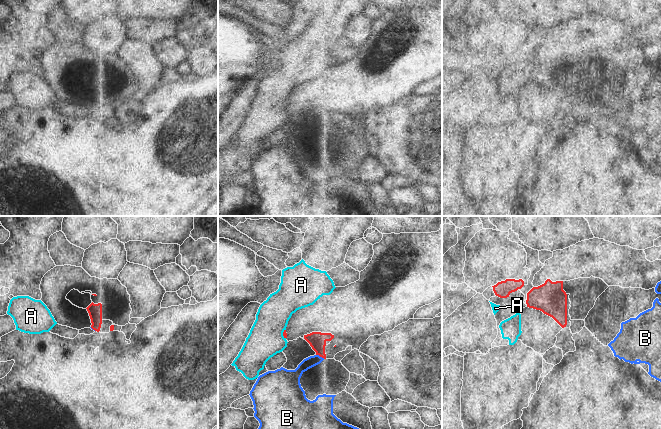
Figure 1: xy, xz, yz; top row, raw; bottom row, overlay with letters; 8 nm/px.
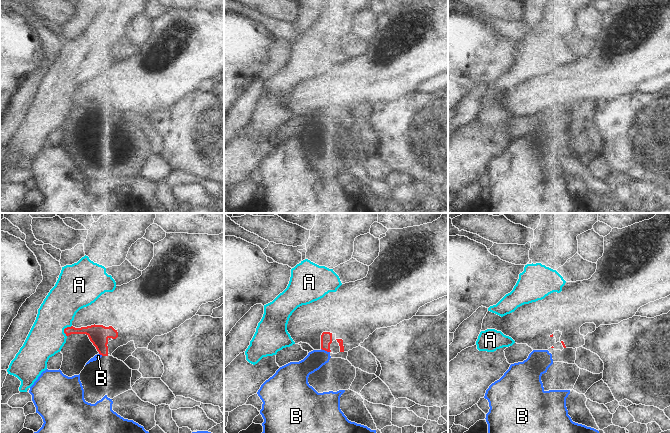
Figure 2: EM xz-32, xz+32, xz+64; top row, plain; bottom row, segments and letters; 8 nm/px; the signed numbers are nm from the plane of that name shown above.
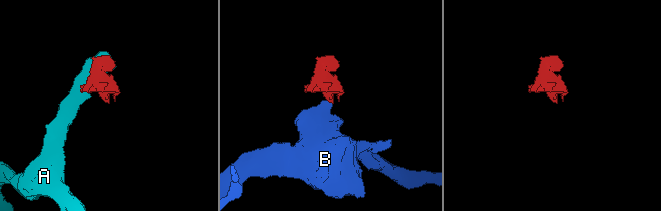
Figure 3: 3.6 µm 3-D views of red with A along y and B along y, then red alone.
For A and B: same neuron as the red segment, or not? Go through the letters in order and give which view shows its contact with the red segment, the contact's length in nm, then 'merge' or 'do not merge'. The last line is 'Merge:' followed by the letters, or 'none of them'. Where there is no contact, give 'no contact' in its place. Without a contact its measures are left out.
A: contact in xz; length 80 nm; do not merge
B: contact in xz; length 80 nm; do not merge
Merge: none of them

